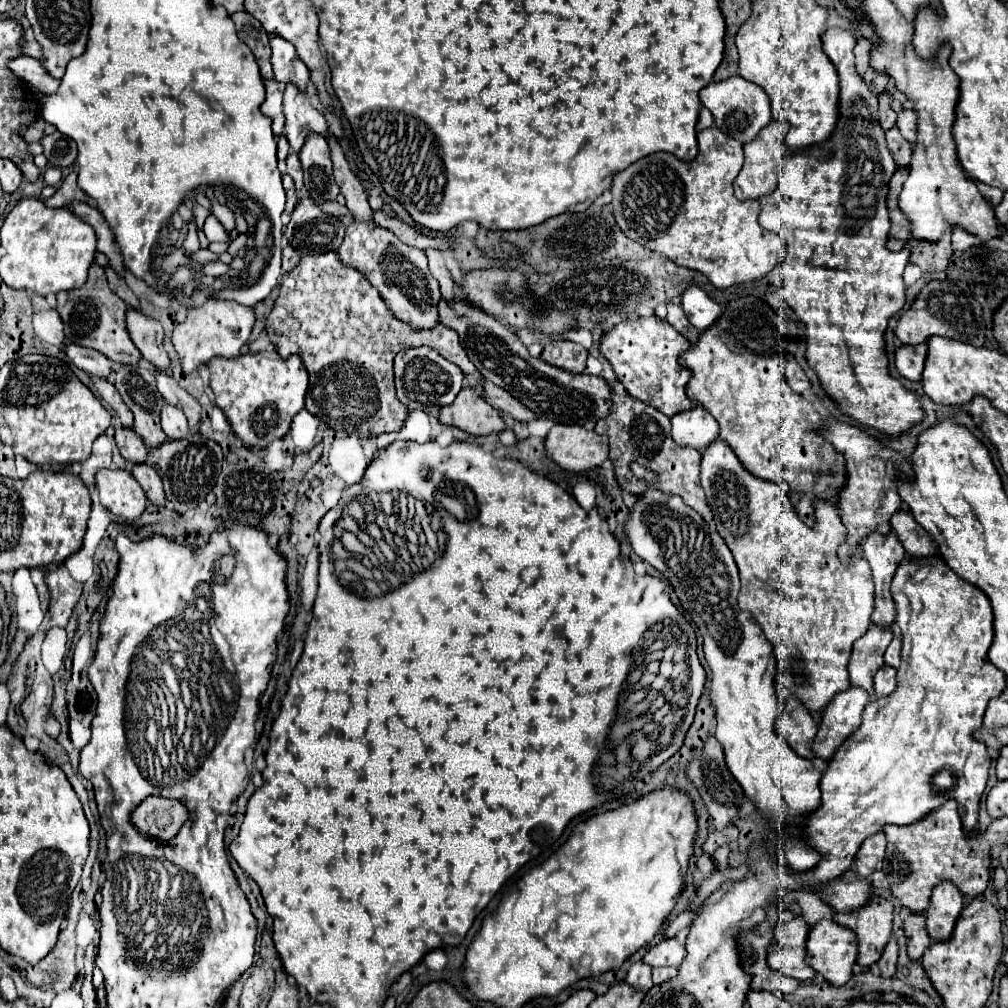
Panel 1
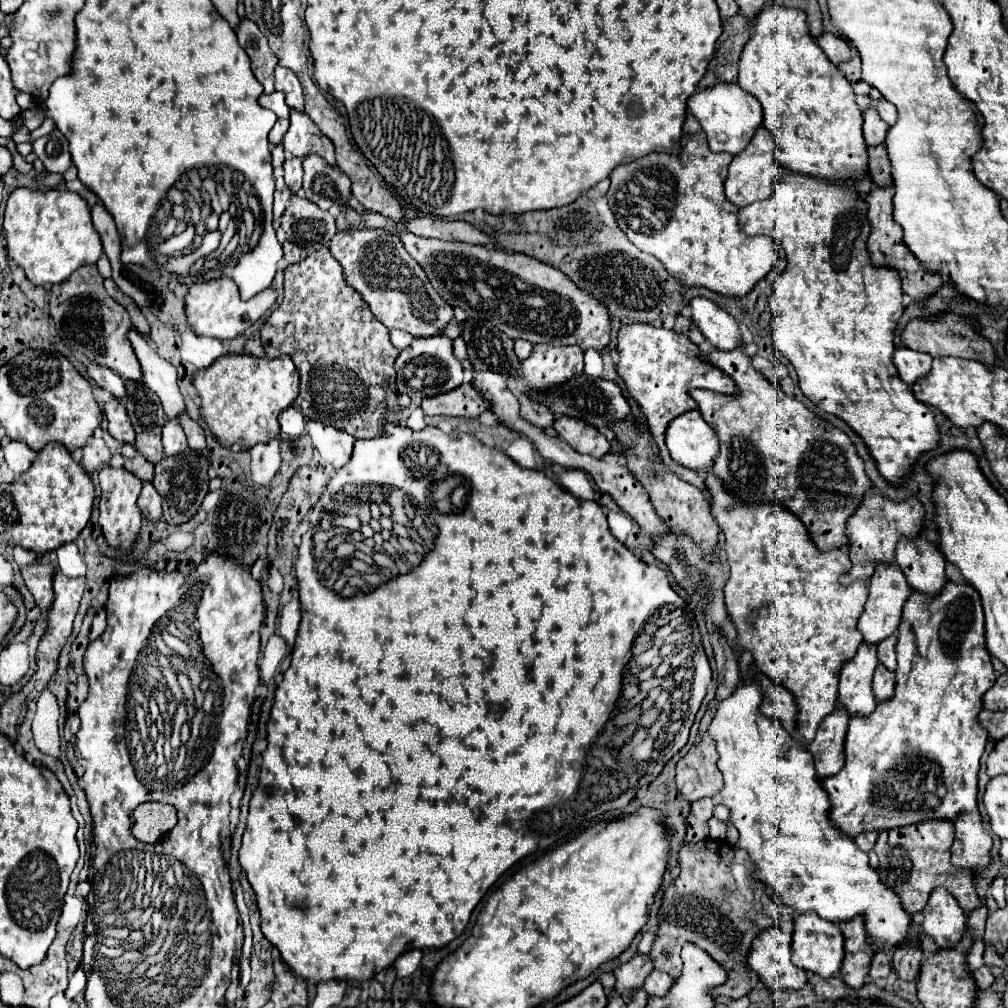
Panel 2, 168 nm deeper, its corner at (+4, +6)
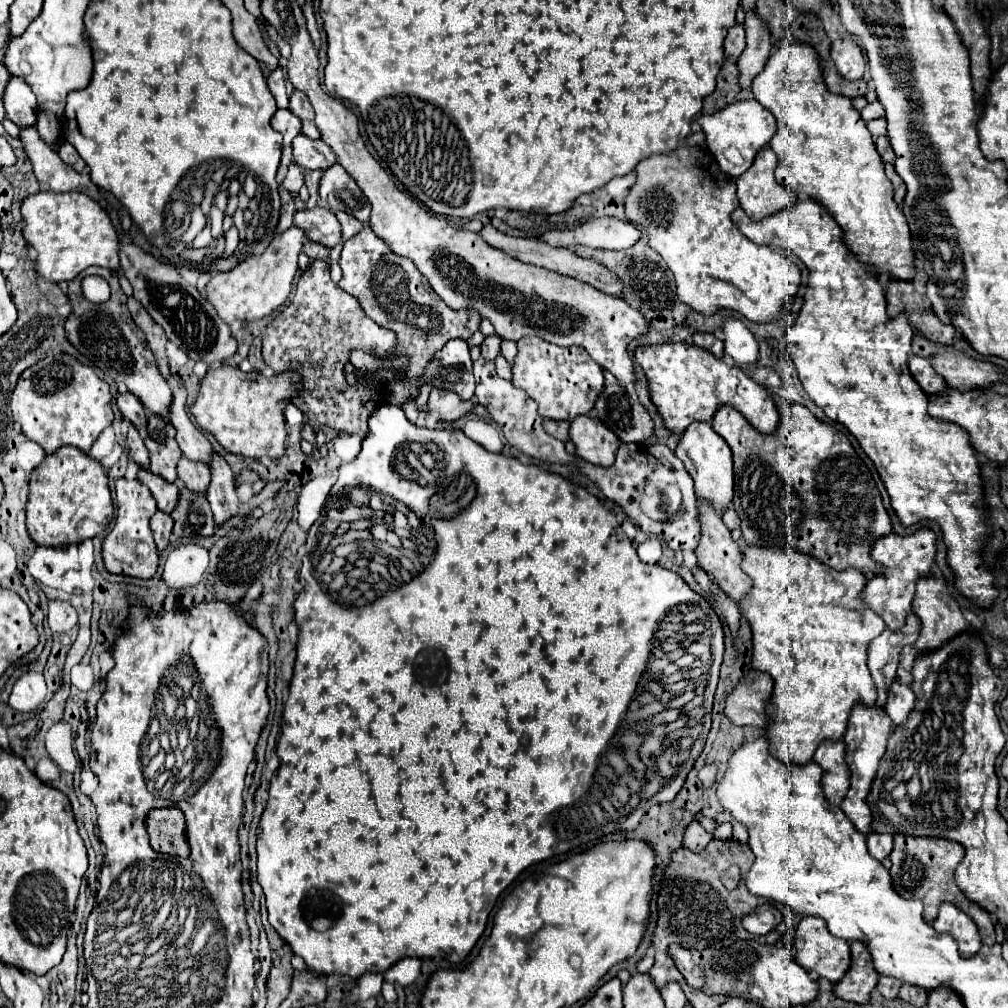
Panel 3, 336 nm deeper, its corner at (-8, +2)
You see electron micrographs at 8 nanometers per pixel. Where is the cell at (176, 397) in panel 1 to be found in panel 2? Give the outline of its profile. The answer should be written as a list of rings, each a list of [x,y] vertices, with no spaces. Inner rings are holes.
[[[185,413],[181,417],[181,425],[183,425],[183,431],[187,435],[187,441],[189,441],[189,447],[197,453],[205,453],[205,435],[203,435],[203,429]]]

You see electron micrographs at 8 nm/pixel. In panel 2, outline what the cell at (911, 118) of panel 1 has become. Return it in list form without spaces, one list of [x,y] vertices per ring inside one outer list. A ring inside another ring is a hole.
[[[879,101],[875,109],[877,109],[879,117],[881,117],[887,125],[893,125],[893,123],[897,121],[897,109],[895,109],[891,103],[887,103],[887,101]]]

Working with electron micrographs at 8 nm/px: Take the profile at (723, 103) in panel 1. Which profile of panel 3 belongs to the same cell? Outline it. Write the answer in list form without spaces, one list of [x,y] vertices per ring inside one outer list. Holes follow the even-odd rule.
[[[741,99],[711,115],[699,115],[697,123],[705,131],[707,147],[713,153],[713,157],[717,159],[719,167],[725,173],[729,173],[731,177],[739,177],[741,173],[745,173],[751,167],[757,151],[771,141],[771,137],[777,129],[775,117],[769,113],[769,109],[765,109],[755,99]]]

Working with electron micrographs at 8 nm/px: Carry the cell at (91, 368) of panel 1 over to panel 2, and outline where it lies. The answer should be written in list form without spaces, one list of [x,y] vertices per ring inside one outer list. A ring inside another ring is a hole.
[[[87,363],[87,373],[99,387],[109,391],[115,399],[119,399],[119,401],[125,399],[125,383],[117,373],[113,373],[107,367],[97,367],[95,363]]]

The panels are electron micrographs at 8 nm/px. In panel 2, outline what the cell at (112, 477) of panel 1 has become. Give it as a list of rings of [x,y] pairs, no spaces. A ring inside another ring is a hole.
[[[103,467],[99,471],[99,485],[101,485],[99,527],[101,527],[103,535],[105,535],[105,541],[107,541],[109,547],[121,549],[121,551],[131,555],[131,547],[137,541],[141,523],[143,523],[143,515],[141,515],[141,511],[137,507],[137,497],[141,493],[141,481],[133,473],[125,471],[123,467],[121,469]]]

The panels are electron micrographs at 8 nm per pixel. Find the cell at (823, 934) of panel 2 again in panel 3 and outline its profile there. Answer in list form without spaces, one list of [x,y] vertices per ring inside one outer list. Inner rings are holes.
[[[811,915],[811,917],[803,917],[801,923],[797,925],[795,959],[805,971],[817,973],[819,977],[825,977],[825,979],[837,983],[849,969],[851,953],[849,953],[849,943],[845,939],[837,939],[835,935],[831,935],[829,929],[825,927],[825,921],[821,917]]]

